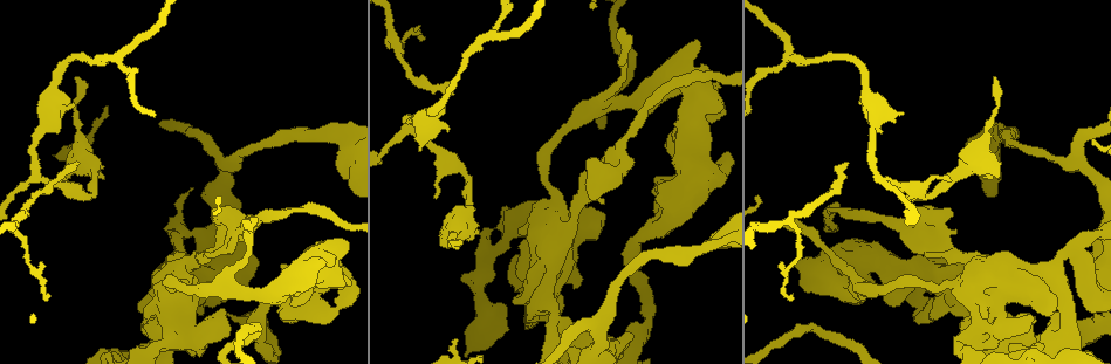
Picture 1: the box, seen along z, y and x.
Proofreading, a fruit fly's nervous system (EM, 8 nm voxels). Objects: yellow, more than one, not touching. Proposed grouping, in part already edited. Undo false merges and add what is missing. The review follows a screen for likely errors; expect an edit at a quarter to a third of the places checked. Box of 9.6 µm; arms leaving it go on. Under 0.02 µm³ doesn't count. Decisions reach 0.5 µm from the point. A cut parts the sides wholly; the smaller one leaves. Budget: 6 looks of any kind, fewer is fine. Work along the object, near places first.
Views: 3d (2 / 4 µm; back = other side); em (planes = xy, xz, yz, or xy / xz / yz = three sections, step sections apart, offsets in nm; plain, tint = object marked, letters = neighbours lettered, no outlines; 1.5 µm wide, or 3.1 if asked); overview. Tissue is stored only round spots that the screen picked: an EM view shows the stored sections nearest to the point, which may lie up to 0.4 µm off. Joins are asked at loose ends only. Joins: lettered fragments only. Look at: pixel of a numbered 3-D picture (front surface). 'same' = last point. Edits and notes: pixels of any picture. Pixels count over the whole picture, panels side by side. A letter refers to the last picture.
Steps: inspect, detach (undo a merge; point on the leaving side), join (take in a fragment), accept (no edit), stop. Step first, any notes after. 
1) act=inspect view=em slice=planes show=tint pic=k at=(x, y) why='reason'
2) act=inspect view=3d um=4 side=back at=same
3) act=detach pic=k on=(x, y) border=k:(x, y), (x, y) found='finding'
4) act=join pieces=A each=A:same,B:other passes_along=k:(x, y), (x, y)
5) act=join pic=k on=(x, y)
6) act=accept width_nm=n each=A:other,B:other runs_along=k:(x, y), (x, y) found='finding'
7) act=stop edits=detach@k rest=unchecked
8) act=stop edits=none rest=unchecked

act=inspect view=em slice=planes show=plain pic=1 at=(47, 293)

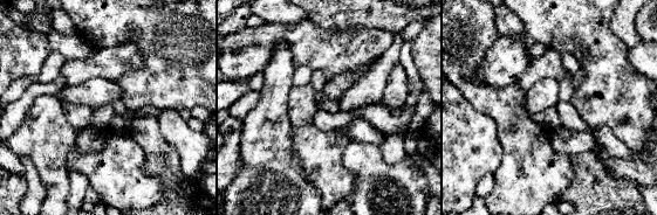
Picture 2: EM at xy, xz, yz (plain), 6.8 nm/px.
act=inspect view=em slice=planes show=letters at=same why='see the neighbours'

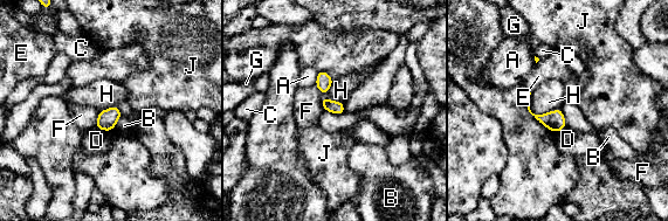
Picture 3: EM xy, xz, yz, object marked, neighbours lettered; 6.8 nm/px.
act=accept each=A:other,B:other,C:other,D:other,E:other,F:other,G:other,H:other,J:other found='no lettered fragment goes on from it'

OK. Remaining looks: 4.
act=inspect view=em slice=planes show=letters pic=1 at=(56, 77) why='thick turns thin'

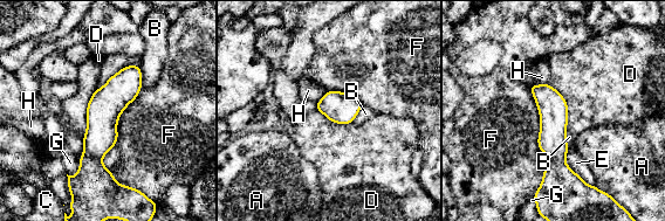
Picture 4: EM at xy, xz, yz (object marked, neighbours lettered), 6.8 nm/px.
act=accept each=A:other,B:other,C:other,D:other,E:other,F:other,G:other,H:other runs_along=4:(136, 68), (102, 114), (104, 193) found='continuous, no second neuron'

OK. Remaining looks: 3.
act=inspect view=3d um=4 pic=1 at=(848, 162) why='branch stops here'

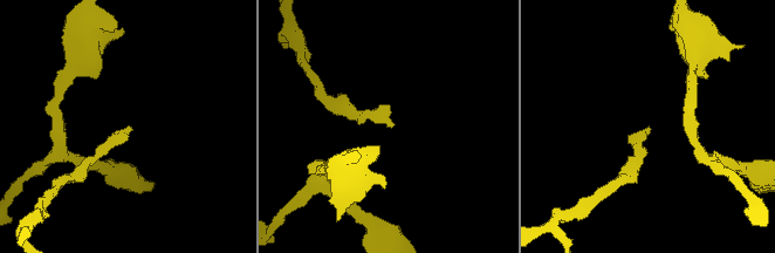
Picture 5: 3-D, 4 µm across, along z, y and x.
act=inspect view=em slice=planes show=letters pic=5 at=(649, 132)

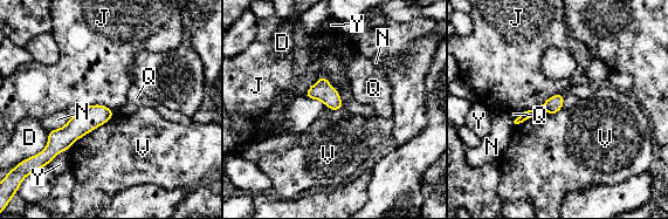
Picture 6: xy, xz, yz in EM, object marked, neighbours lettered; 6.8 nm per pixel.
act=accept each=D:other,J:other,N:other,Q:other,V:other,Y:other found='no lettered fragment goes on from it'

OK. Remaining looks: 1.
act=stop edits=none rest=unchecked

